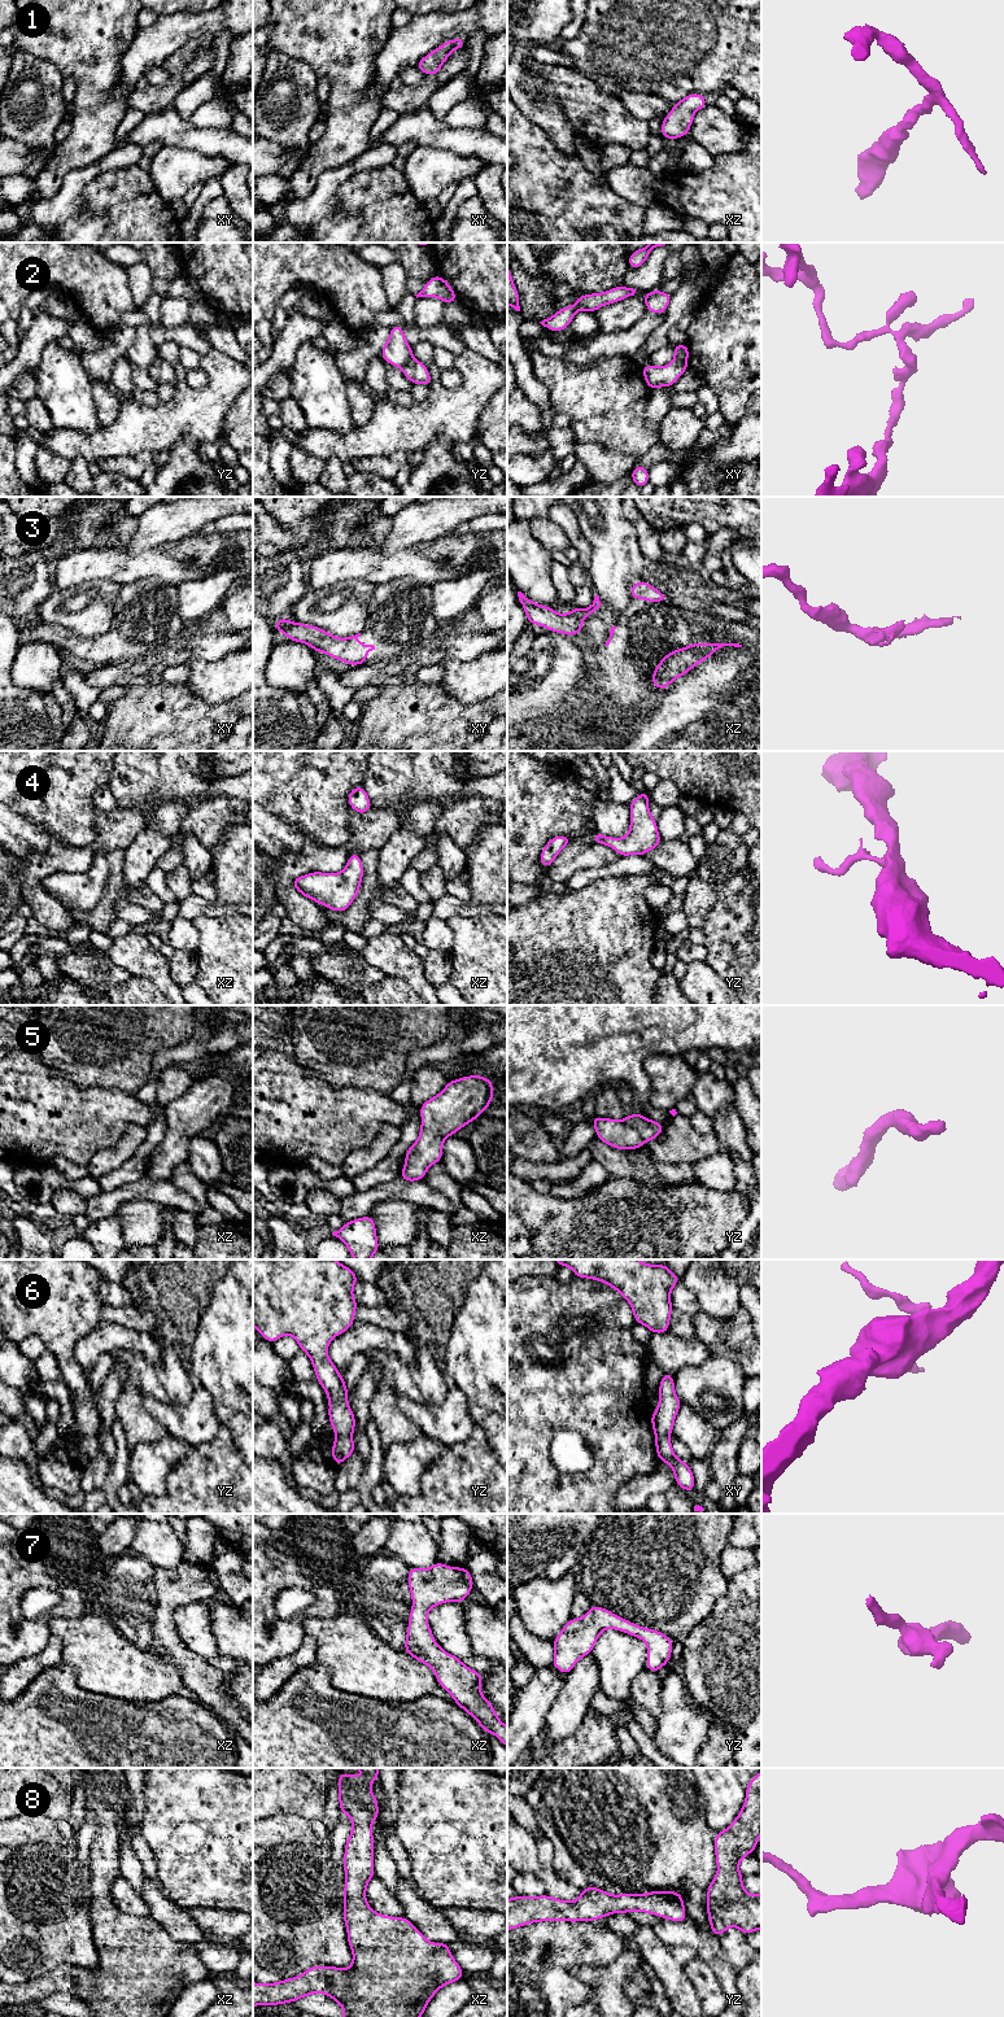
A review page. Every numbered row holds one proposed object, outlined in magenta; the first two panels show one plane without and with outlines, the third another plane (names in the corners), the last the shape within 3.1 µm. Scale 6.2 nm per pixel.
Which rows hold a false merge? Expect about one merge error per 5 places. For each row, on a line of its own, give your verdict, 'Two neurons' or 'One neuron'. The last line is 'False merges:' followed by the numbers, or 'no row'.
1: One neuron
2: Two neurons
3: One neuron
4: One neuron
5: One neuron
6: Two neurons
7: One neuron
8: One neuron
False merges: 2, 6

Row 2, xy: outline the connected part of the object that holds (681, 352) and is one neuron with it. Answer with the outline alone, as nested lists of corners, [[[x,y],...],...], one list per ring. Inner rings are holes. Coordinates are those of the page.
[[[677,344],[672,346],[675,350],[675,359],[681,363],[687,363],[689,348],[686,344]]]

